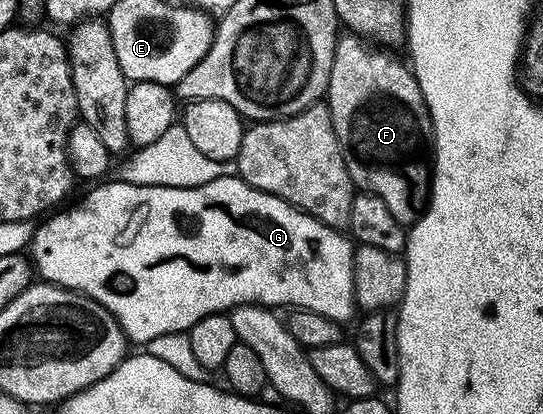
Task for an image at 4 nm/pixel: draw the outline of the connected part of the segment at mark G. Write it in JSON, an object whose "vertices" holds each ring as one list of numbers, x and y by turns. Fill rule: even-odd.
{"vertices":[[237,175,220,177,211,183,203,183,186,189,159,187,158,185,136,185,120,179,108,181,94,184,97,186,74,209,69,209,66,213,54,212,52,216,45,219,50,219,50,221,42,220,36,226,31,244,31,252,33,251,31,261,35,266,36,276,42,282,62,285,65,289,76,289,78,293,86,293,88,297,95,299,103,307,107,307,107,311,111,311,111,315,115,315,115,319,121,324,121,329,130,342,148,343,159,335,185,333,195,323,199,323,199,319,203,319,207,315,224,313,245,304,268,307,289,305,288,307,307,309,310,313,330,317,338,323,354,320,353,309,358,308,355,299,355,283,353,282,353,250,355,245,342,230,327,227,323,222,313,218,310,213,304,213,303,210,287,204,275,195,251,187]]}

